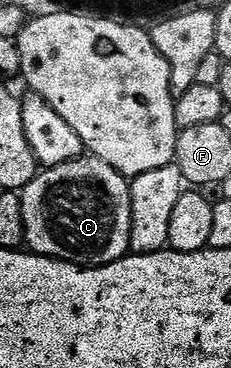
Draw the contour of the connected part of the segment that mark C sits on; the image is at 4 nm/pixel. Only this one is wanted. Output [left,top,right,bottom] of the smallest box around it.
[21,156,132,268]

